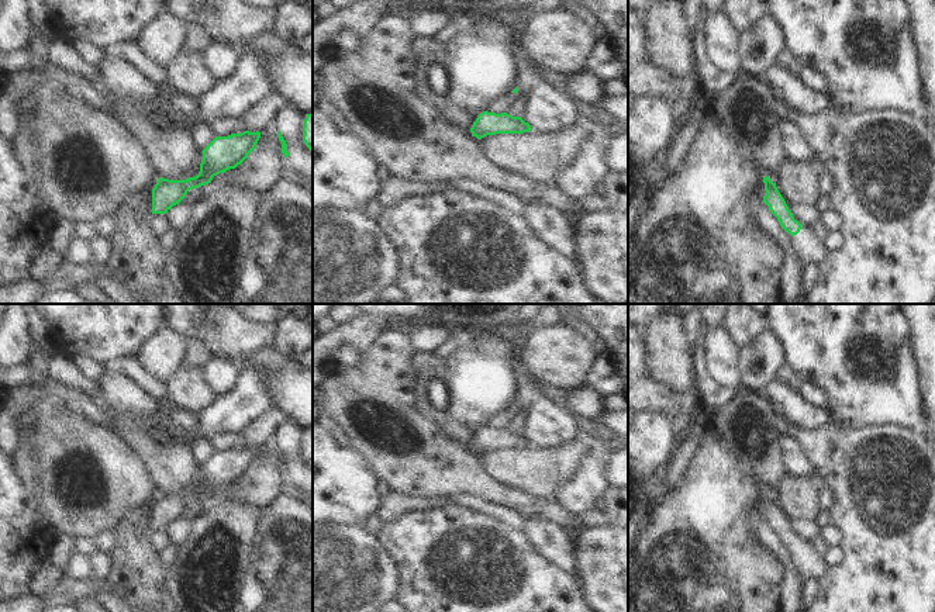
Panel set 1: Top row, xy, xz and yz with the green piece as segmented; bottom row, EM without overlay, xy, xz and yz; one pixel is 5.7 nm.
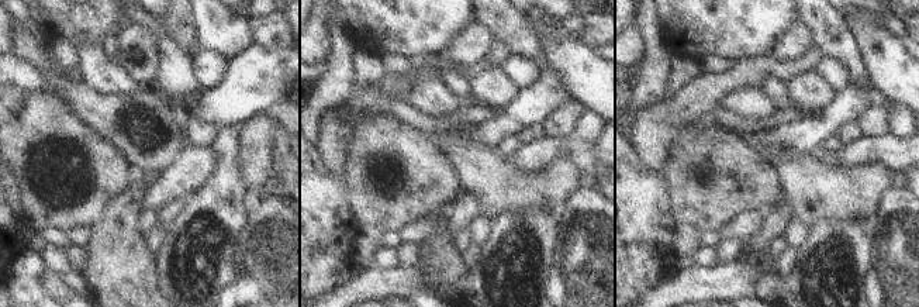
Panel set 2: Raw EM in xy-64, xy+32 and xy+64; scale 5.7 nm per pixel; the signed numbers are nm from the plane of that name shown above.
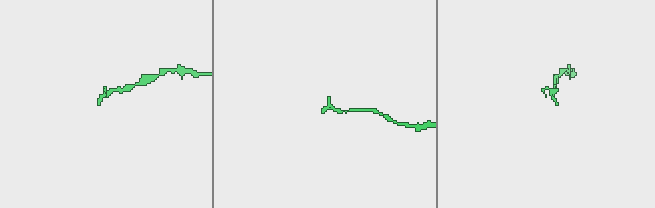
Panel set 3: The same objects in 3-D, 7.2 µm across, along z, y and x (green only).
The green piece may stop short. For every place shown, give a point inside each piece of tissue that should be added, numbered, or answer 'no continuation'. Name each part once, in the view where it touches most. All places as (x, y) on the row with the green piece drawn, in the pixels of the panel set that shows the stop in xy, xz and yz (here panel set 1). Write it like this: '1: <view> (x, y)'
1: yz (808, 248)

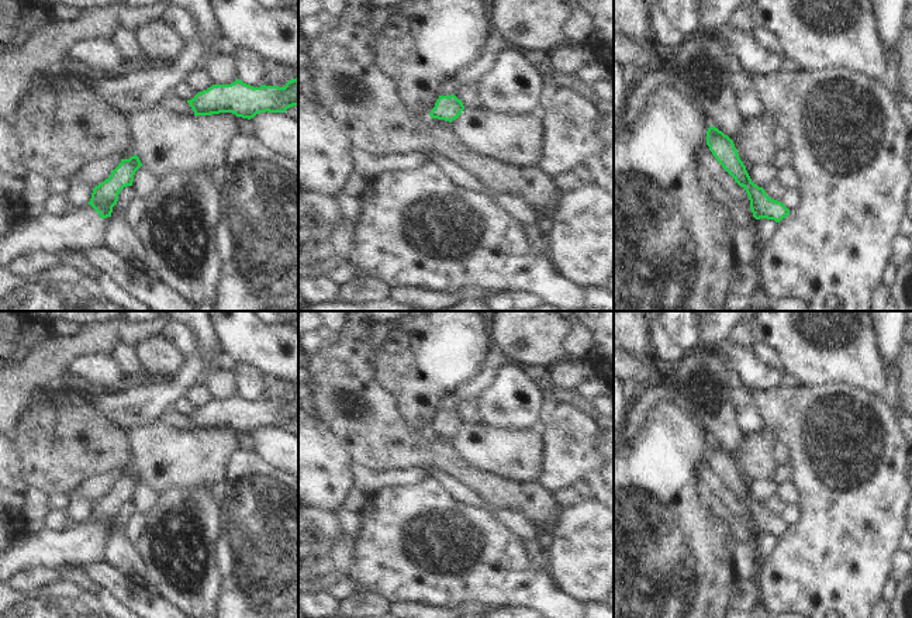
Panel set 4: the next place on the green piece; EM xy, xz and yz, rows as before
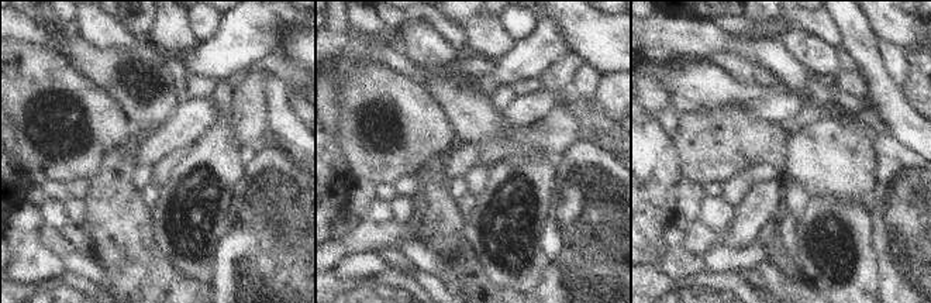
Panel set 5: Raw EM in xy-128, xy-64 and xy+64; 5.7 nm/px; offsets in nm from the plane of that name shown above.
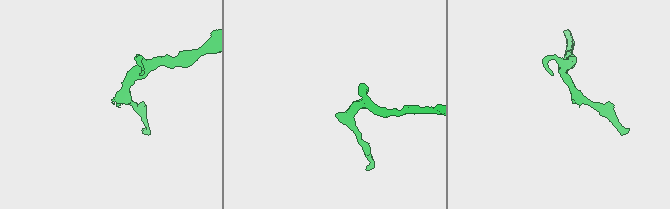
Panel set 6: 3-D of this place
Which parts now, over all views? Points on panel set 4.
1: xy (82, 230)

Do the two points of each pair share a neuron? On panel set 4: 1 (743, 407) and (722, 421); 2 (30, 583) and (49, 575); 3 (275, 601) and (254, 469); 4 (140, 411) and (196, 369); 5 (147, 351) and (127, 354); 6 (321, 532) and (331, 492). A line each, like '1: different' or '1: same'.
1: different
2: same
3: same
4: same
5: different
6: different

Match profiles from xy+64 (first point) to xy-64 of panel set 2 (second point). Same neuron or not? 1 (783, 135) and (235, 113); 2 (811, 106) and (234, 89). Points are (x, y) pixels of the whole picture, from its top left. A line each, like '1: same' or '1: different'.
1: same
2: different

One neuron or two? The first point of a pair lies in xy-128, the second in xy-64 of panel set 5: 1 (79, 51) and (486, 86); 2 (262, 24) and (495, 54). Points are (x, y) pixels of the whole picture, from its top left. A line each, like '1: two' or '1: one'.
1: two
2: two

